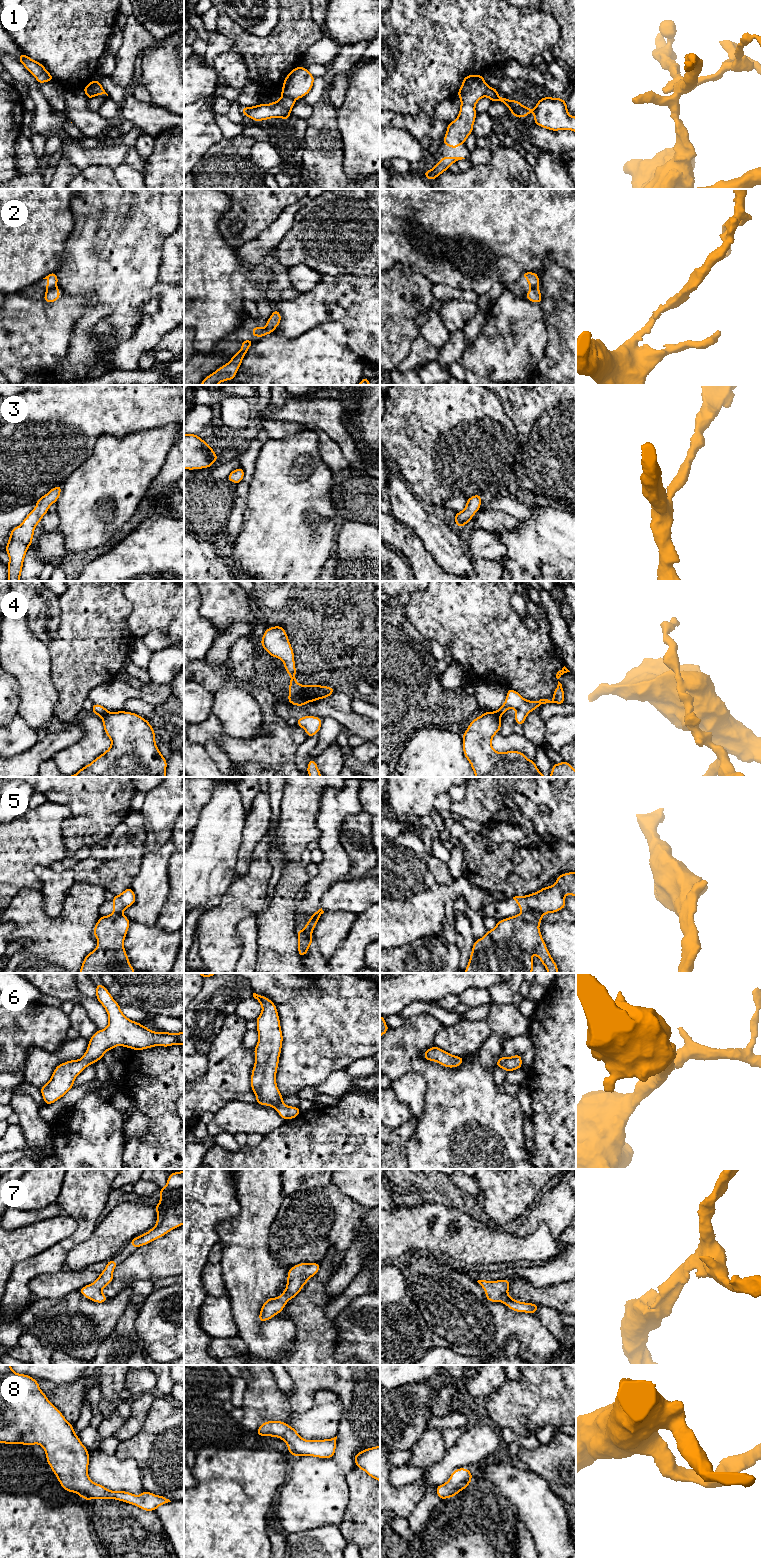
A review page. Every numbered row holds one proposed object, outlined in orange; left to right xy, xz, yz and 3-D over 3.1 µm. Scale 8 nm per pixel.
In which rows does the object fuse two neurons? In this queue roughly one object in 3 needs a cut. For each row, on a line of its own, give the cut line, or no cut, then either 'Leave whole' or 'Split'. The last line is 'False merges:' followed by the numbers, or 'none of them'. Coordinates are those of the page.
1: Split along xy (90, 82), (95, 95). Split
2: No split. Leave whole
3: No split. Leave whole
4: Split along xz (300, 685), (300, 691), (308, 701). Split
5: Split along yz (521, 912), (535, 911), (538, 914). Split
6: No split. Leave whole
7: No split. Leave whole
8: No split. Leave whole
False merges: 1, 4, 5

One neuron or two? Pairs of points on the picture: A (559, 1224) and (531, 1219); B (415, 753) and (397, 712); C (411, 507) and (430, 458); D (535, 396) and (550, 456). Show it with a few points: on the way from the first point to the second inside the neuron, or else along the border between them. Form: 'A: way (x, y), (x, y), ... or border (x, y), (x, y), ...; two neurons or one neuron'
A: way (552, 1218), (538, 1218); one neuron
B: border (429, 727), (423, 727), (409, 740), (397, 760); two neurons
C: border (402, 477), (410, 492), (422, 502); two neurons
D: way (549, 411), (549, 441); one neuron

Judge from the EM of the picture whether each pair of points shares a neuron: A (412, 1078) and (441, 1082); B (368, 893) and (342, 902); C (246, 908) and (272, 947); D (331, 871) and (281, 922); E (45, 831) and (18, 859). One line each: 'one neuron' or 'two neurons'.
A: two neurons
B: one neuron
C: one neuron
D: two neurons
E: one neuron

